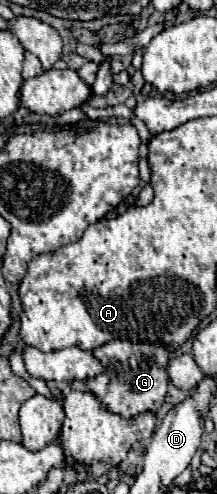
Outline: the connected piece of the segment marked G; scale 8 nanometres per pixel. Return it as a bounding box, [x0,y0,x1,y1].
[86,340,170,418]

